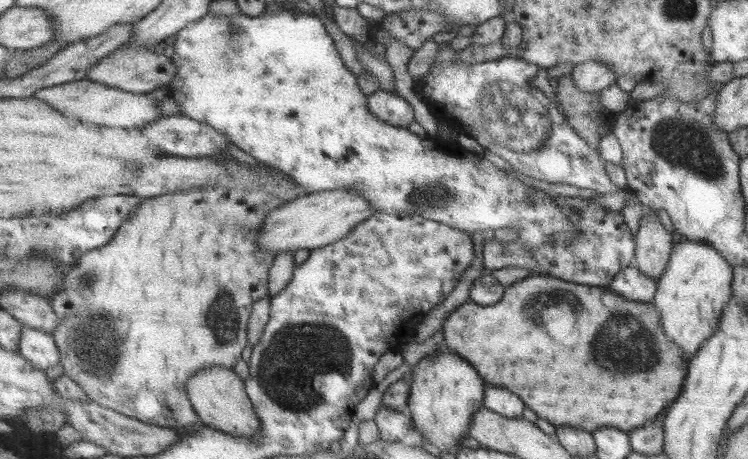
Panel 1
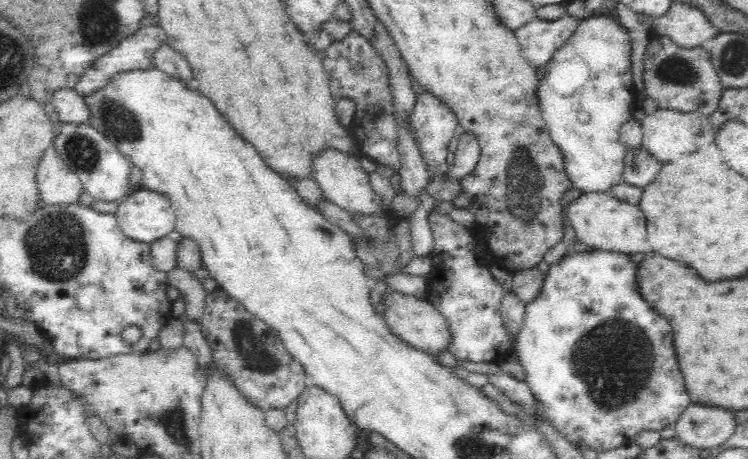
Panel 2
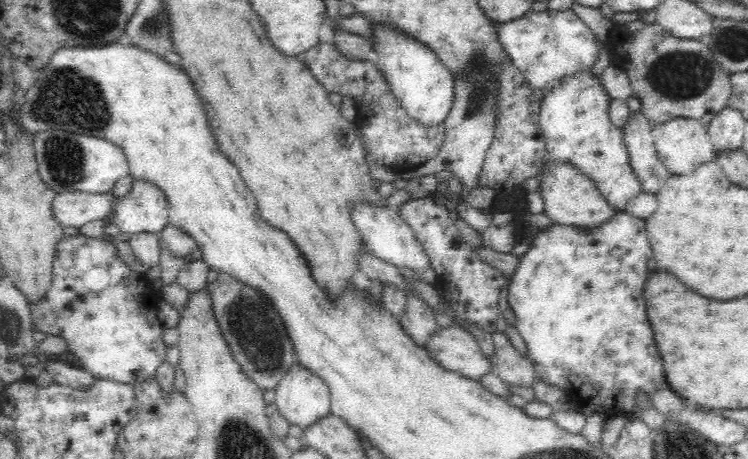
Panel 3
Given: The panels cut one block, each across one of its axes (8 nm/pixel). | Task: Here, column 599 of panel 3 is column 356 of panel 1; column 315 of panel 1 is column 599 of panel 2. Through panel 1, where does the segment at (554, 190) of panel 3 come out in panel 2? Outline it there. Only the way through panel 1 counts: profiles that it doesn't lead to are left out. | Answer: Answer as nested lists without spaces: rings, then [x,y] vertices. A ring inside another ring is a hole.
[[[609,192],[582,193],[567,206],[570,225],[577,240],[606,252],[616,252],[632,256],[636,253],[652,252],[646,240],[647,224],[639,205],[618,200]]]

